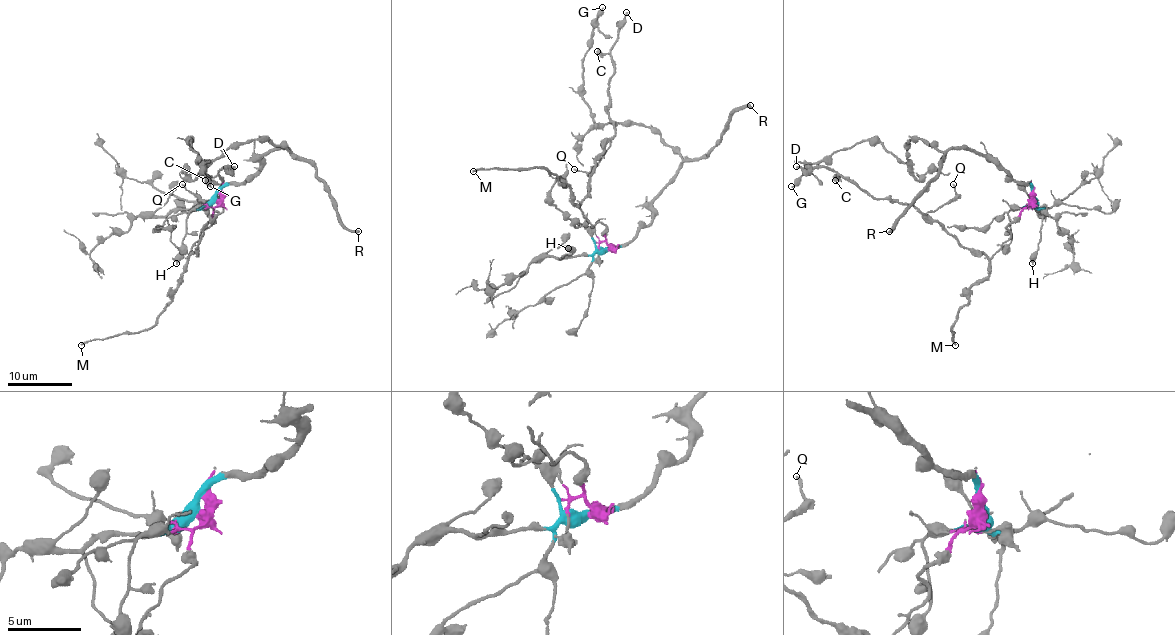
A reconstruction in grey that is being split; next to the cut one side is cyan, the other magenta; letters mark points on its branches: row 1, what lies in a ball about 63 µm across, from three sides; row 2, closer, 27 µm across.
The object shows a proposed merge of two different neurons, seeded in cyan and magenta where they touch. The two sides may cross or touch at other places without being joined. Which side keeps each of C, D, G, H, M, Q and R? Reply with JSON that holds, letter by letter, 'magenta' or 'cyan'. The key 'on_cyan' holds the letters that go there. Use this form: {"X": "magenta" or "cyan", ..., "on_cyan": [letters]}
{"C": "magenta", "D": "magenta", "G": "cyan", "H": "cyan", "M": "magenta", "Q": "magenta", "R": "cyan", "on_cyan": ["G", "H", "R"]}

